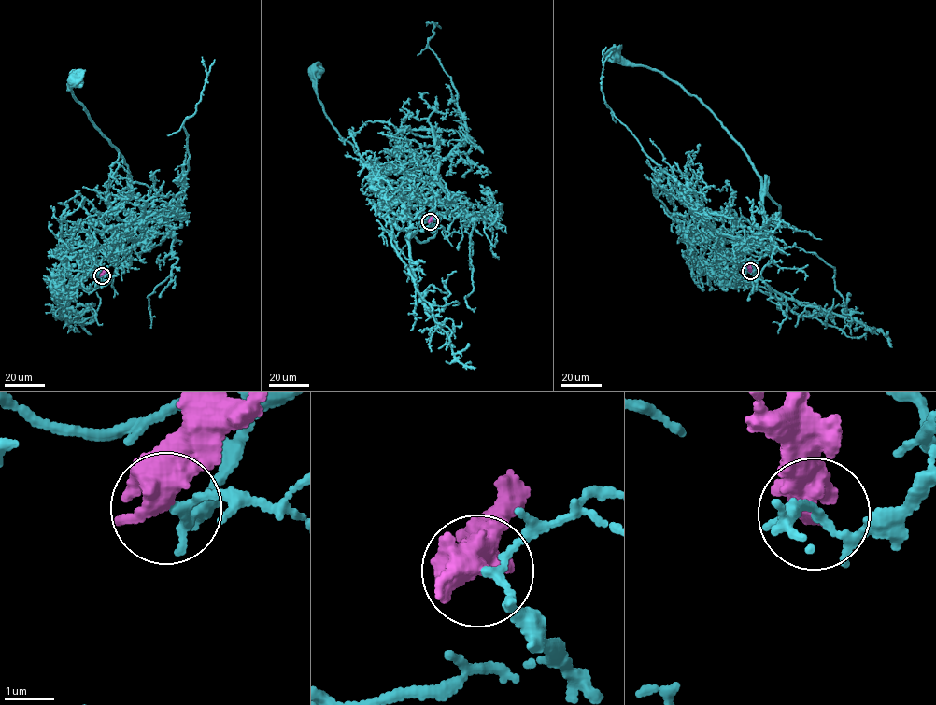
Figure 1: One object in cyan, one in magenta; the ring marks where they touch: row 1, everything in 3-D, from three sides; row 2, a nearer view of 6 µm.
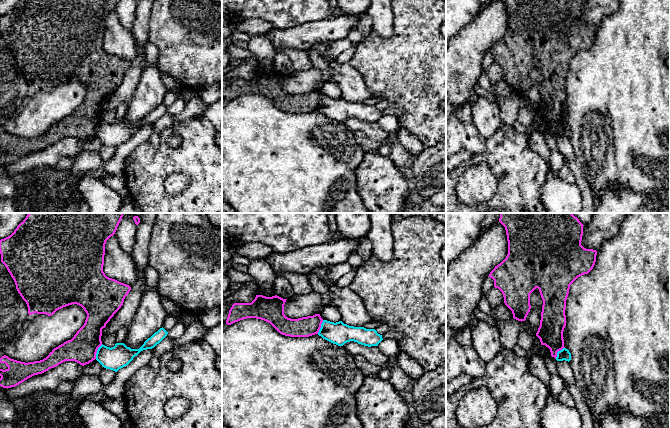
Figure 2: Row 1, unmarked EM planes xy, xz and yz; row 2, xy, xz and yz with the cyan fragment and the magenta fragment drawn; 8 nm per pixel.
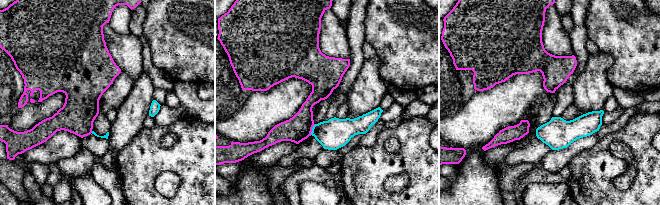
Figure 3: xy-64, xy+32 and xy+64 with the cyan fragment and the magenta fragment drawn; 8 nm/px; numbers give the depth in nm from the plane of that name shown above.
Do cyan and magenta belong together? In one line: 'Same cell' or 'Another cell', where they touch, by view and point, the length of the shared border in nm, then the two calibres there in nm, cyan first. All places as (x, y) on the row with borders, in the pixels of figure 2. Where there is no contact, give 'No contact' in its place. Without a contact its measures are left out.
Another cell. Touches cyan at xy (97, 351). Shared border 130 nm. Thickness 190 nm (cyan) against 240 nm

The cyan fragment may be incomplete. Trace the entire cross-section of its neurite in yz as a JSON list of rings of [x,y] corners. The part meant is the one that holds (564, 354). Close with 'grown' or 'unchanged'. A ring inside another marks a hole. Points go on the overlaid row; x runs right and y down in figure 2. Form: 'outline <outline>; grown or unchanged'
outline [[[563,348],[562,350],[557,352],[557,357],[556,357],[557,361],[570,361],[571,360],[571,353],[569,352],[568,349]]]; unchanged

